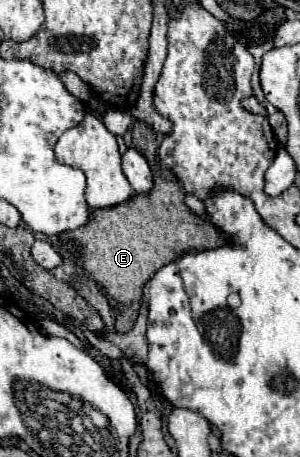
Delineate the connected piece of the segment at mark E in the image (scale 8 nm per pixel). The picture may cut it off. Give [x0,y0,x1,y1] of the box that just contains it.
[56,120,224,332]

